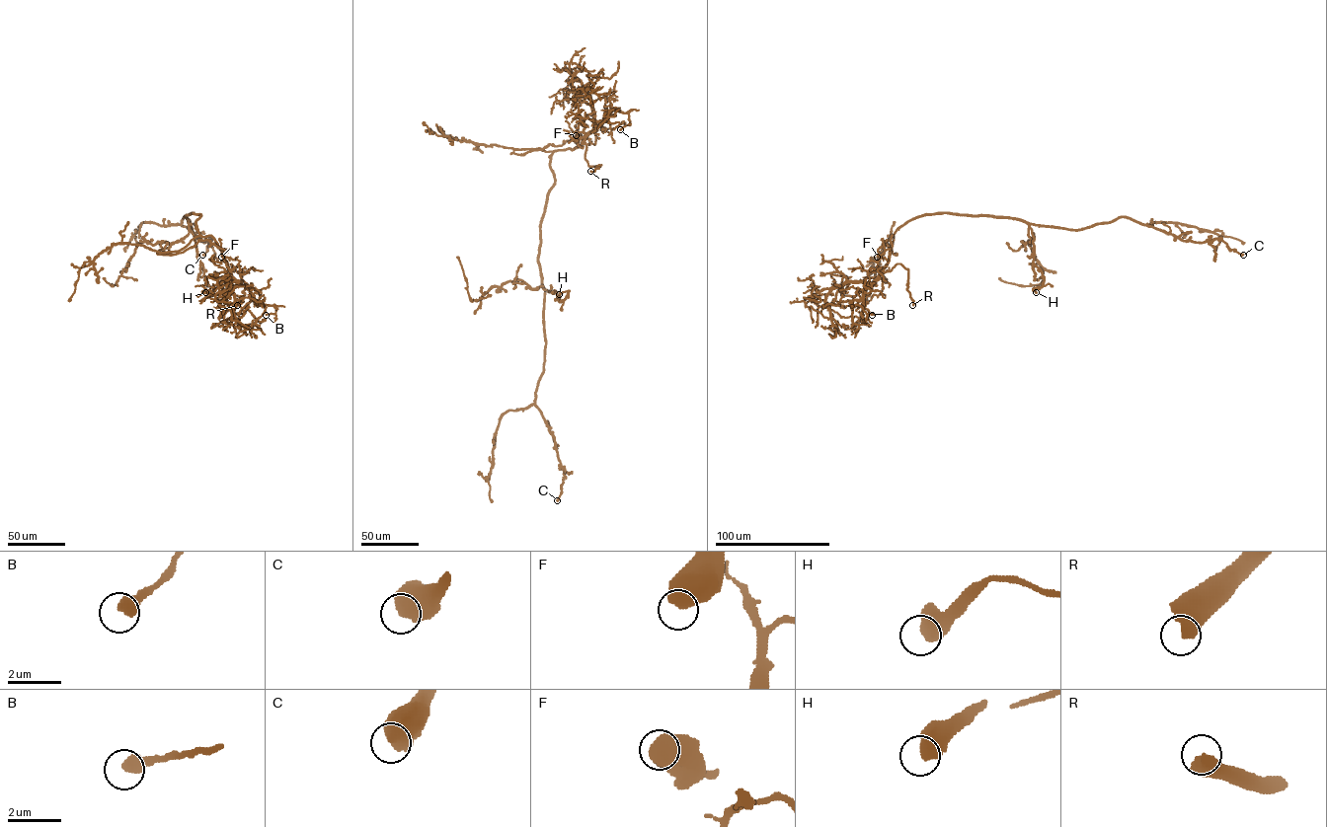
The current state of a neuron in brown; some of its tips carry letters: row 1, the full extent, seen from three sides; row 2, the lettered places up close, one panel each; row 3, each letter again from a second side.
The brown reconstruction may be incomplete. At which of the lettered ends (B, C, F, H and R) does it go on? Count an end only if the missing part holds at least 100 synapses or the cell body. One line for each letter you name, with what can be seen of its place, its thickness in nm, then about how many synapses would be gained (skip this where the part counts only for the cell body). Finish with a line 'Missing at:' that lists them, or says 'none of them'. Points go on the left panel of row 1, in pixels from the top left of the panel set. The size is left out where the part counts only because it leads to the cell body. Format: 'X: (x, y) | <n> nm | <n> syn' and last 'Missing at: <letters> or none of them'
R: (237, 305) | 500 nm
Missing at: R

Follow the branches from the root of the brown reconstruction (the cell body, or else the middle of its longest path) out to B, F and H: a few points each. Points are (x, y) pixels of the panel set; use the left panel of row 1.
B: (186, 215), (200, 215), (197, 231), (214, 240), (231, 276), (254, 299), (274, 305), (275, 312), (266, 315)
F: (186, 215), (200, 215), (198, 235), (178, 251), (160, 254), (182, 253), (208, 240), (225, 251), (221, 257)
H: (186, 215), (184, 217), (195, 238), (206, 283), (214, 289), (205, 292)

